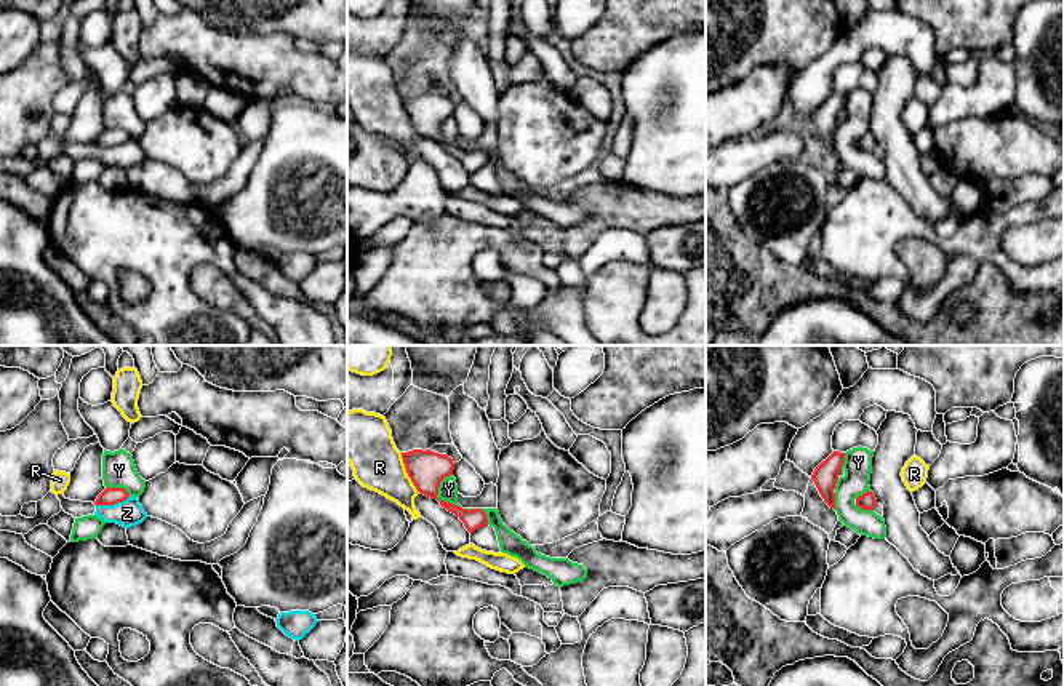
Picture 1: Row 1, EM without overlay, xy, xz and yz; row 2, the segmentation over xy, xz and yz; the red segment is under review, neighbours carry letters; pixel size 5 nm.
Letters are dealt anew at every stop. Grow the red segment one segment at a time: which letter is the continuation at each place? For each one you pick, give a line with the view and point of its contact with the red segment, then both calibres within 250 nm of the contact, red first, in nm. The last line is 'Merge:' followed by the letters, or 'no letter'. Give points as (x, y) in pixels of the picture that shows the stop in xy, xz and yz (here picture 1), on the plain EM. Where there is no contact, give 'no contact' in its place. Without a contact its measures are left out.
Merge: no letter

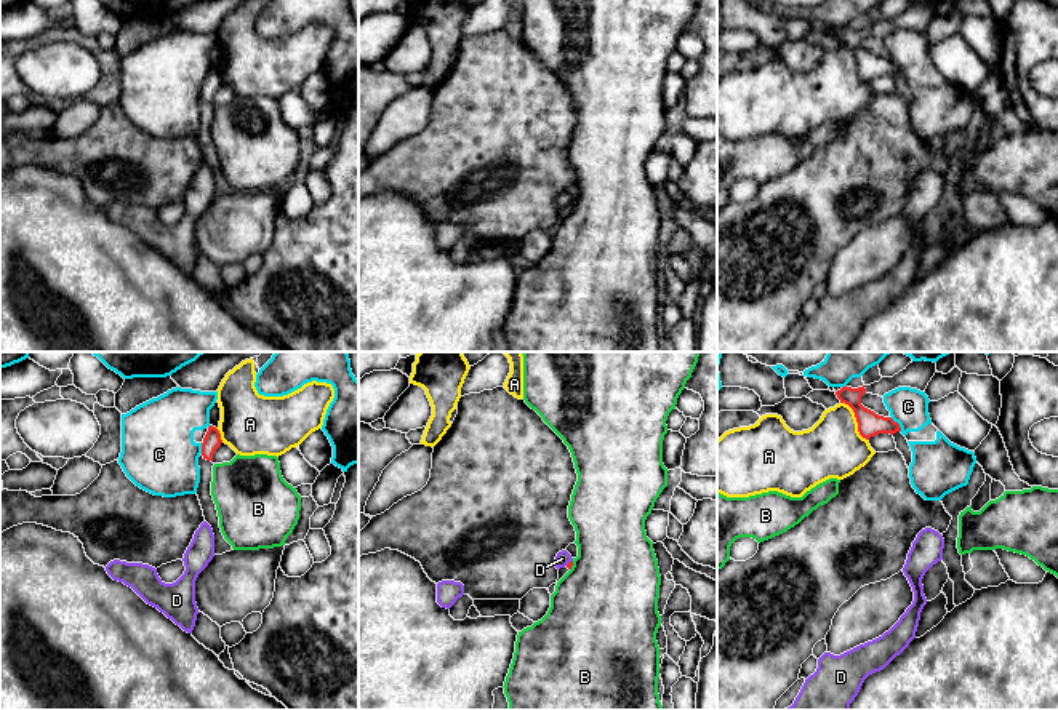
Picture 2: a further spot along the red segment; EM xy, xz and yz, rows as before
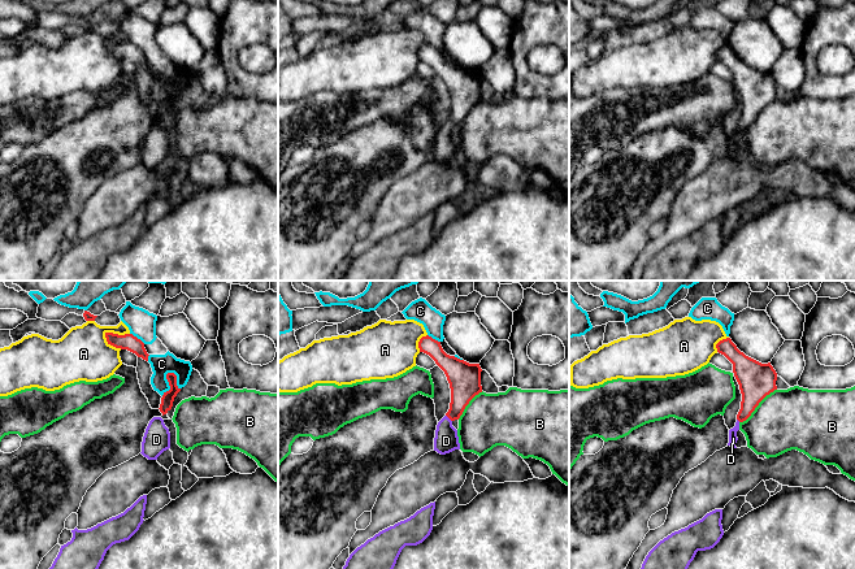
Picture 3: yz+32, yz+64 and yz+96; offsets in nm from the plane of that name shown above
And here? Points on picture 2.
D: xz (570, 203) | 20/70 nm
Merge: D

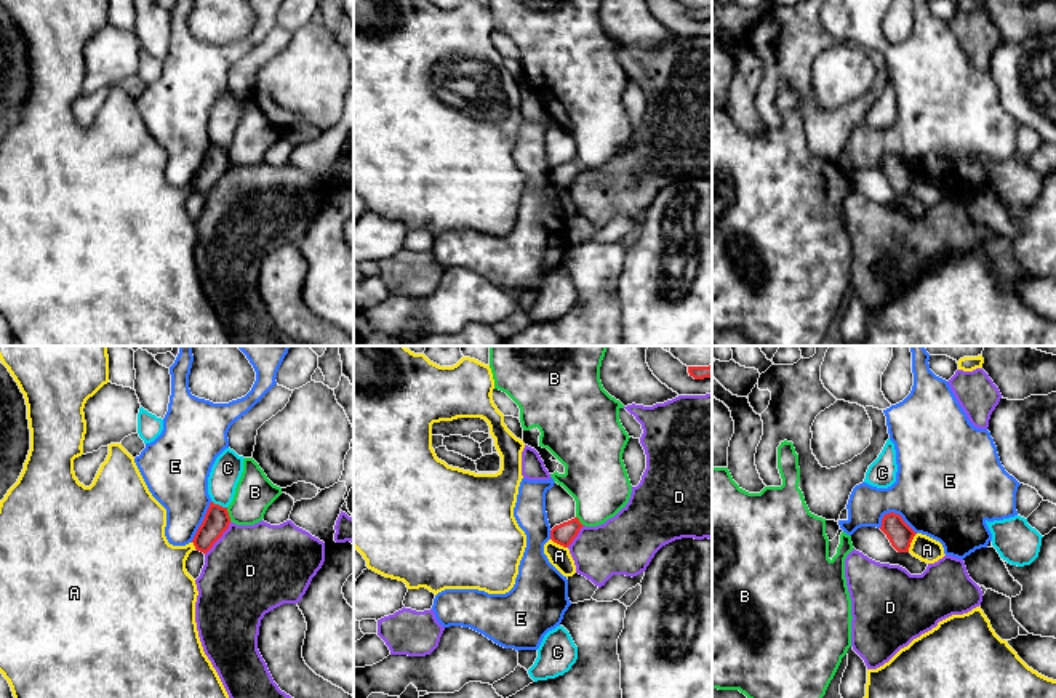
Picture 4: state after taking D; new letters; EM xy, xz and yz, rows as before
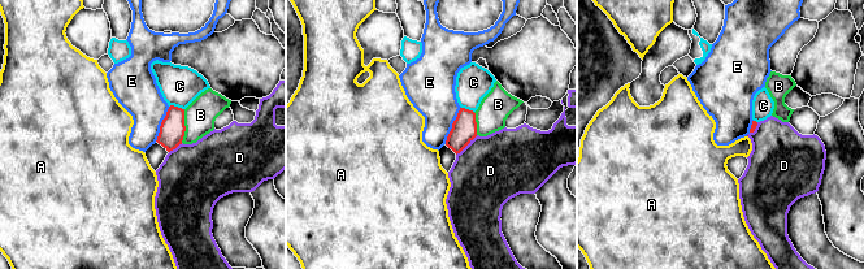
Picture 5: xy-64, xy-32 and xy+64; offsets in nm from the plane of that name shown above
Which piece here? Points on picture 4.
Merge: no letter

